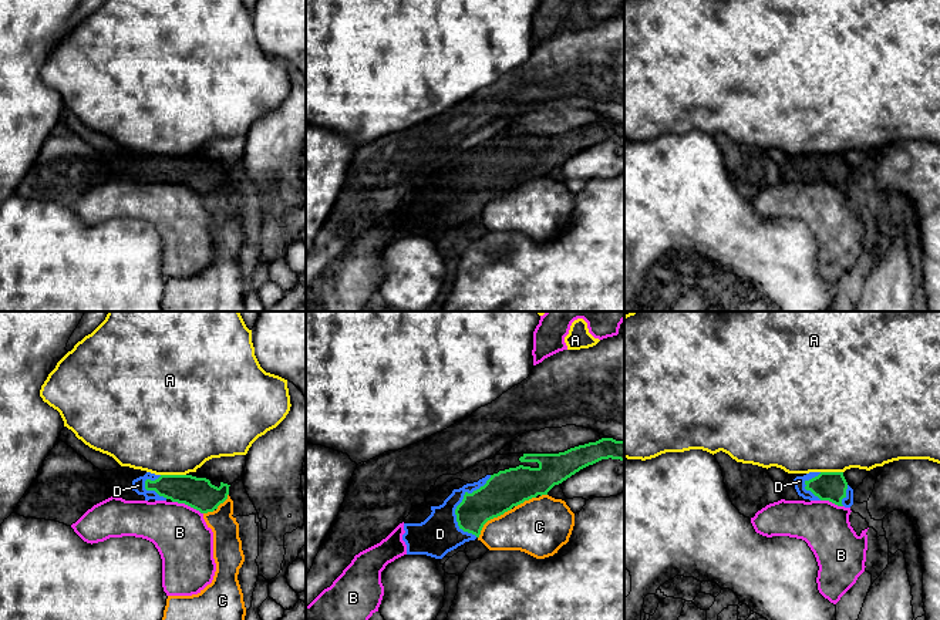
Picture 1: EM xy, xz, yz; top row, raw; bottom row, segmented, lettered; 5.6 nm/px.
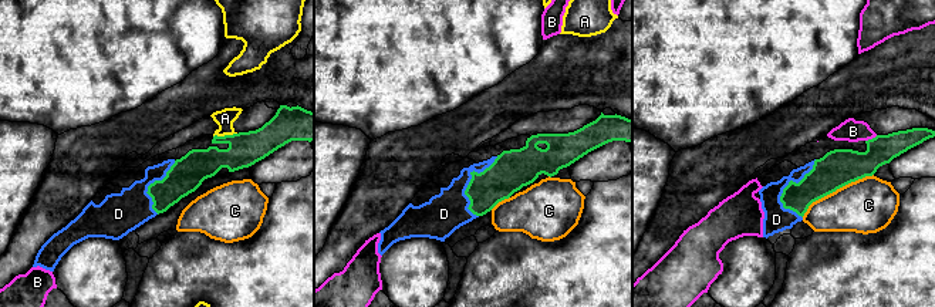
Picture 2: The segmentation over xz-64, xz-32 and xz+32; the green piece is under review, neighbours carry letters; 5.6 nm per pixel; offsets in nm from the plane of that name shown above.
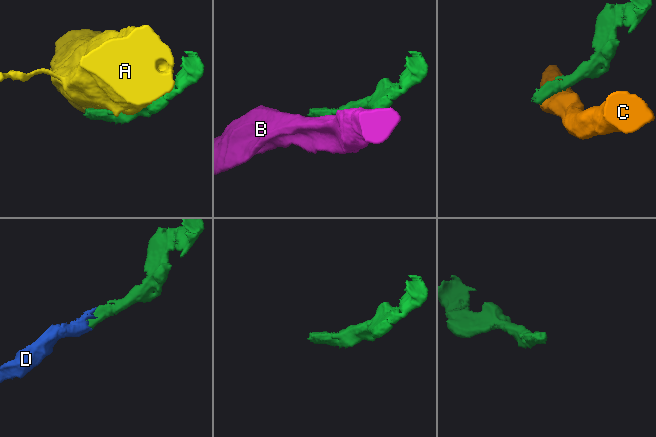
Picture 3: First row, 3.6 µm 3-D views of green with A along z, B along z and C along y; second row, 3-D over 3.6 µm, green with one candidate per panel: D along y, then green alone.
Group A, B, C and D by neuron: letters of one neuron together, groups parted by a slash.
A / B / C / D

